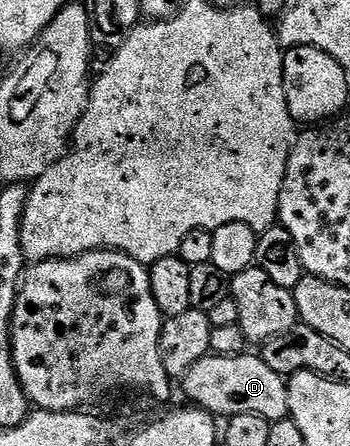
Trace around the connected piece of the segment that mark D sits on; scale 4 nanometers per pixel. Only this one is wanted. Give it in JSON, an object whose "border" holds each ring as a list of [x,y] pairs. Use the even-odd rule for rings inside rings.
{"border":[[[248,351],[232,357],[211,353],[197,359],[197,363],[193,363],[193,367],[189,367],[187,374],[181,378],[183,393],[191,400],[188,402],[219,419],[248,413],[261,415],[261,419],[269,419],[273,423],[288,420],[288,378],[273,371],[262,356],[255,354],[254,357],[253,353]]]}

